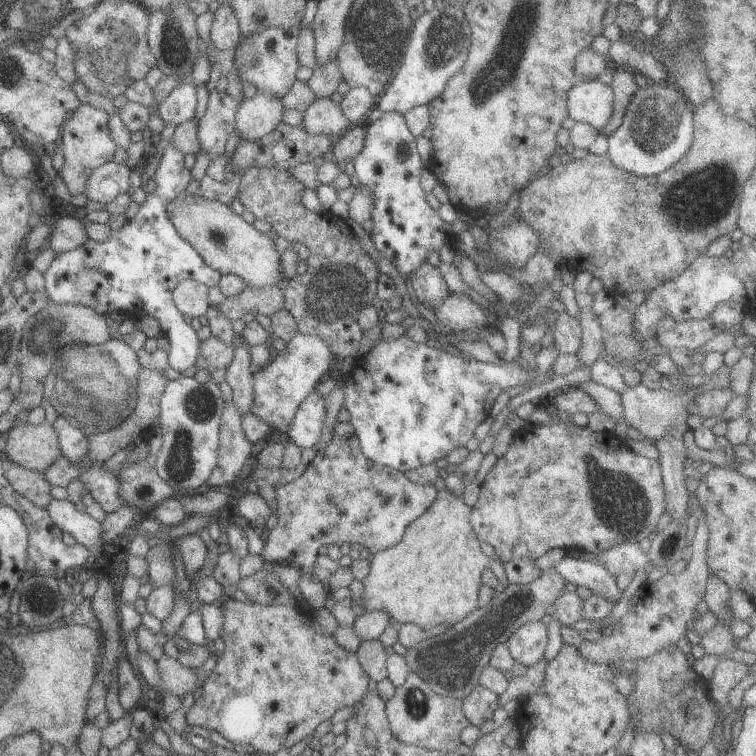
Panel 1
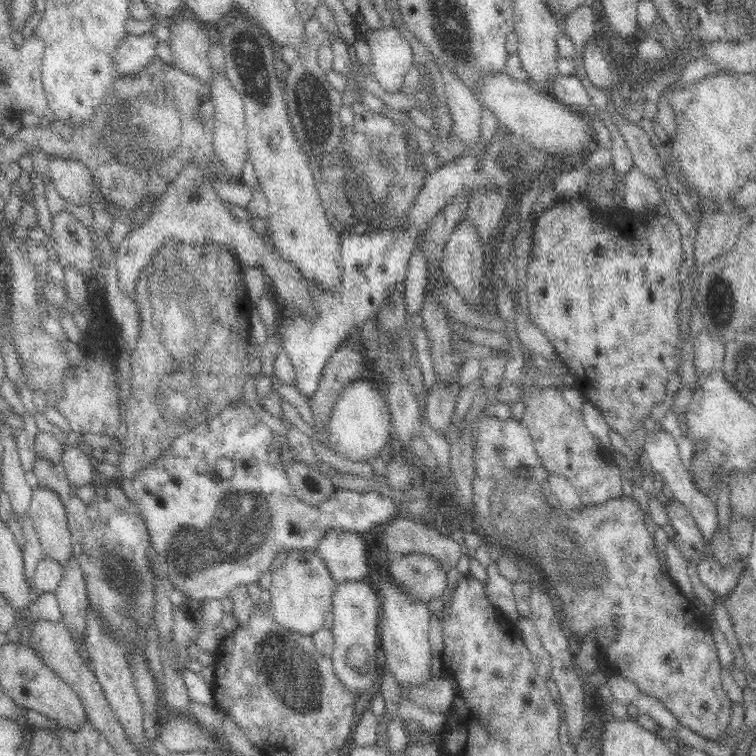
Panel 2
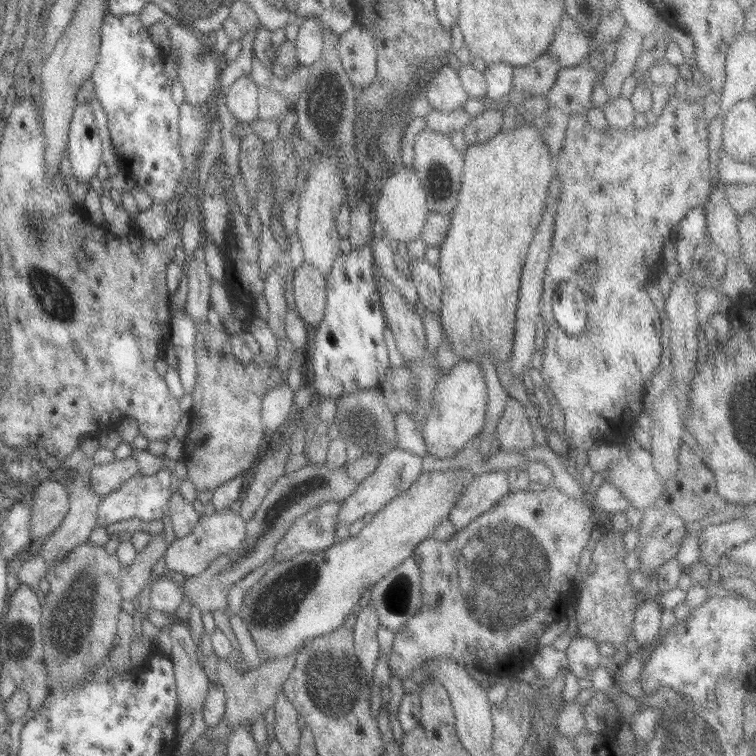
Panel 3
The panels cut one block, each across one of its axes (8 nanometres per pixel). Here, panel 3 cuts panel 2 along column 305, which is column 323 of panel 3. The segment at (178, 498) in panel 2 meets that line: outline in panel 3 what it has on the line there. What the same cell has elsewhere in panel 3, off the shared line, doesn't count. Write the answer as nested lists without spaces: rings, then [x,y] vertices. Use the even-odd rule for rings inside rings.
[[[329,501],[297,517],[274,547],[272,562],[290,560],[295,554],[326,550],[336,542],[334,535],[340,503]]]

